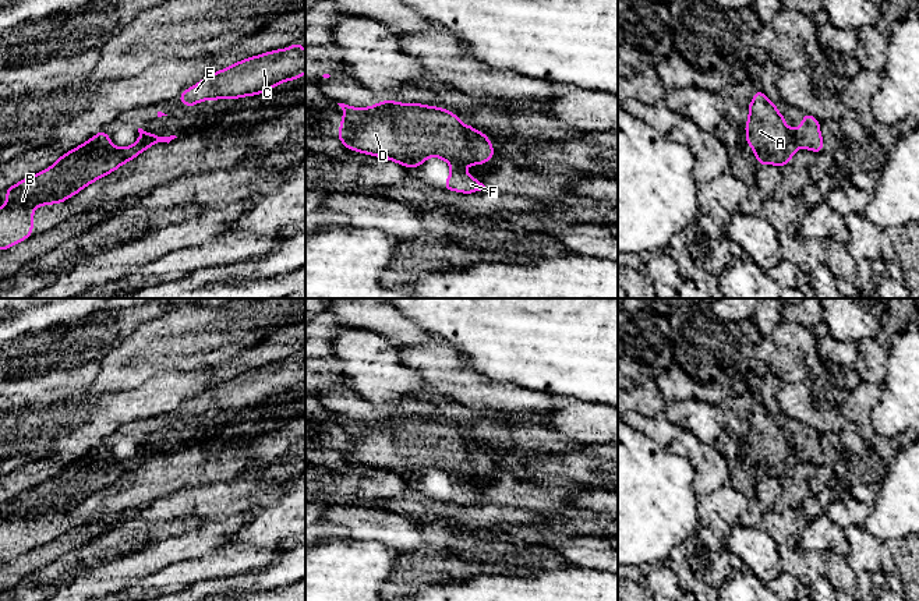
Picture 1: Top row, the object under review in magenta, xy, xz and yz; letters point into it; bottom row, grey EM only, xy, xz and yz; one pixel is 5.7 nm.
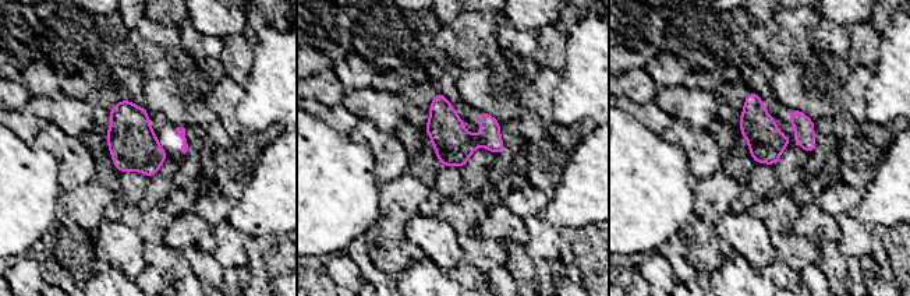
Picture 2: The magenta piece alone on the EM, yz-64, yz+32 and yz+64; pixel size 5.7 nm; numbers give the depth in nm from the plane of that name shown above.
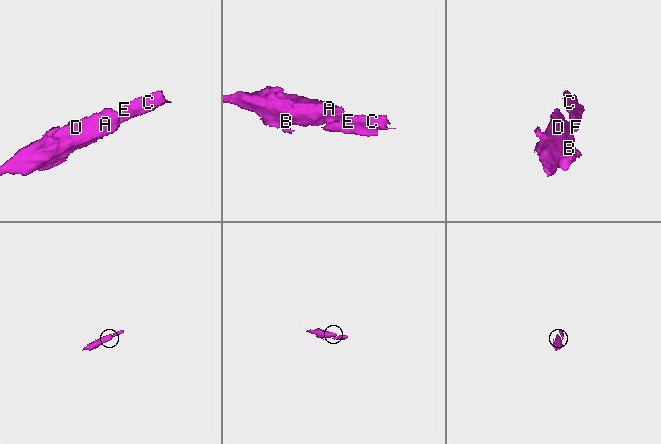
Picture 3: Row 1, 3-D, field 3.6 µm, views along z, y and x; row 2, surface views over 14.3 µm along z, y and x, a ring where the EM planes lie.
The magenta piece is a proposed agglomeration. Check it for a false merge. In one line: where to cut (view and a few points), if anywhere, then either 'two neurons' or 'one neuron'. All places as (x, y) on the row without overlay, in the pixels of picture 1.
no cut | one neuron

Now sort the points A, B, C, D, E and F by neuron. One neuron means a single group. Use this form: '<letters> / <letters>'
A B C D E F

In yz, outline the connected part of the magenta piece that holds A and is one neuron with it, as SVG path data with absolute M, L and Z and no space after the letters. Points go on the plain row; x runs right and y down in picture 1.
M759 400L752 410L749 431L745 436L746 455L756 466L757 477L788 477L799 459L819 466L824 462L820 434L803 425L803 435L791 442L775 416Z

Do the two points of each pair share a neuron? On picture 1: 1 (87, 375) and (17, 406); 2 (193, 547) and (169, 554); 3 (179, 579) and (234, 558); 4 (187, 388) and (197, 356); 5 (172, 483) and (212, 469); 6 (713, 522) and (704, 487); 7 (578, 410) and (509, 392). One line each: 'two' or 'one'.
1: two
2: one
3: one
4: two
5: one
6: two
7: two

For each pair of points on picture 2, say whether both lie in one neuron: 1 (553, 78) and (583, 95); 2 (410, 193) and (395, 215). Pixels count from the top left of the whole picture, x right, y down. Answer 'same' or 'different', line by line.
1: different
2: same

